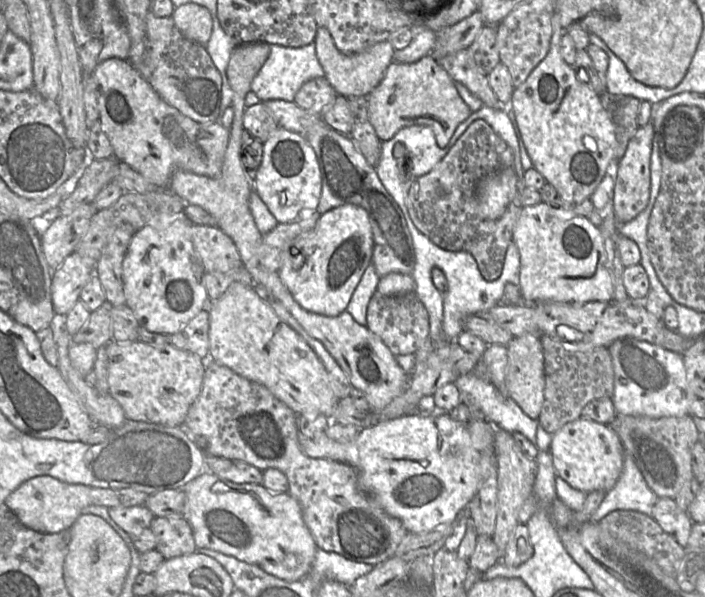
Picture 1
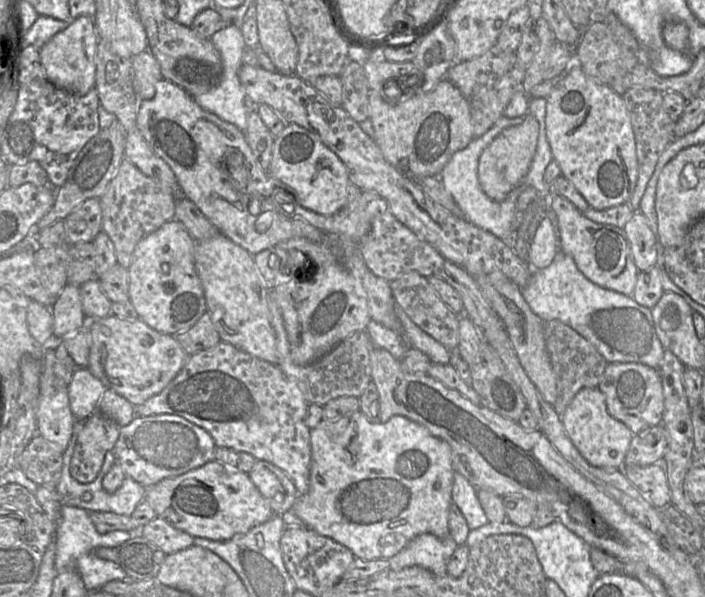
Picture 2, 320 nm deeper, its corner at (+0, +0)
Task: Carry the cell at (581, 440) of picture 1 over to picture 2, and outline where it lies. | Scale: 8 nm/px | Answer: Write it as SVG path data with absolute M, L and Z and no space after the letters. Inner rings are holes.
M598 387L581 389L562 414L561 422L575 448L590 465L606 469L623 467L634 434L610 415Z

